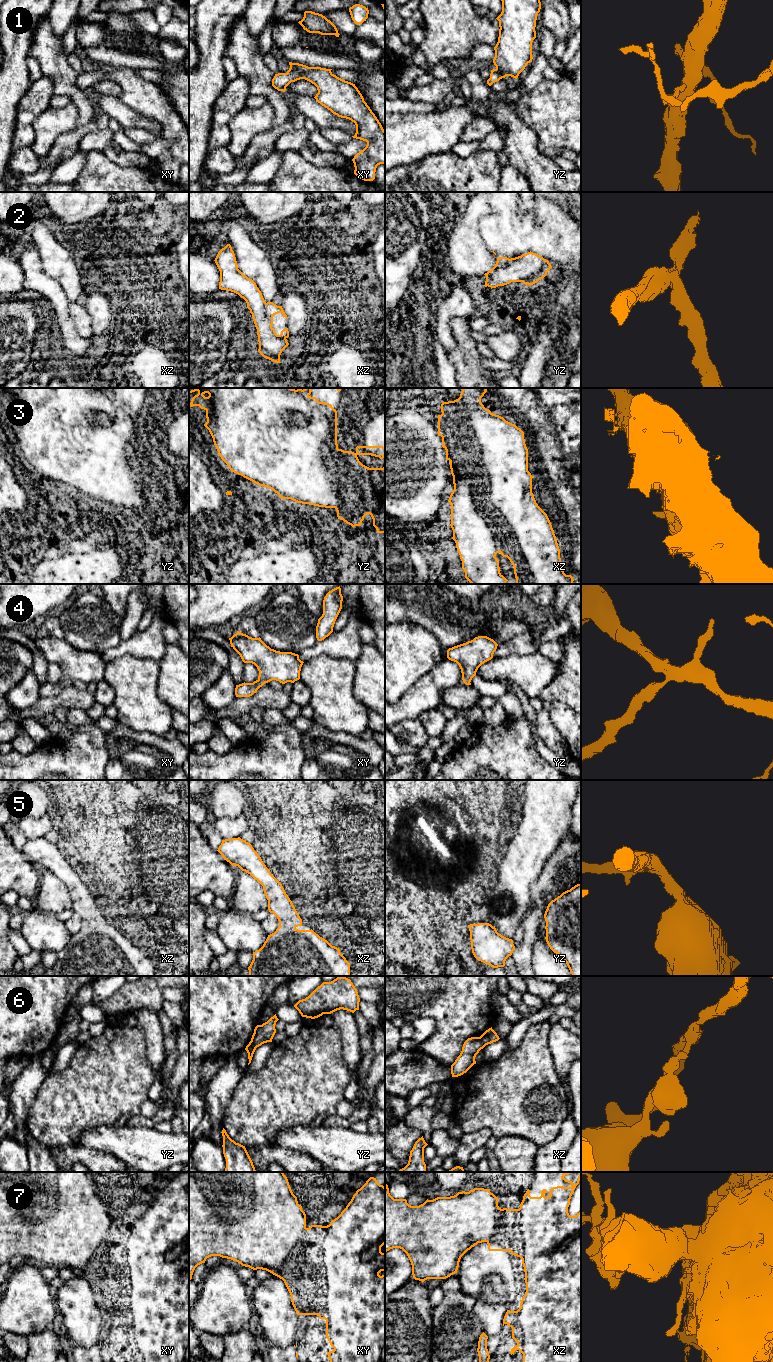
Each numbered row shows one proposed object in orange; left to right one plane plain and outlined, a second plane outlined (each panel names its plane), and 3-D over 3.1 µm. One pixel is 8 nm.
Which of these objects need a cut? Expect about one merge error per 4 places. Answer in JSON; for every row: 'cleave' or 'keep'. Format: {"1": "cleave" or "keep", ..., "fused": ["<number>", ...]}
{"1": "keep", "2": "cleave", "3": "cleave", "4": "keep", "5": "keep", "6": "cleave", "7": "cleave", "fused": ["2", "3", "6", "7"]}

